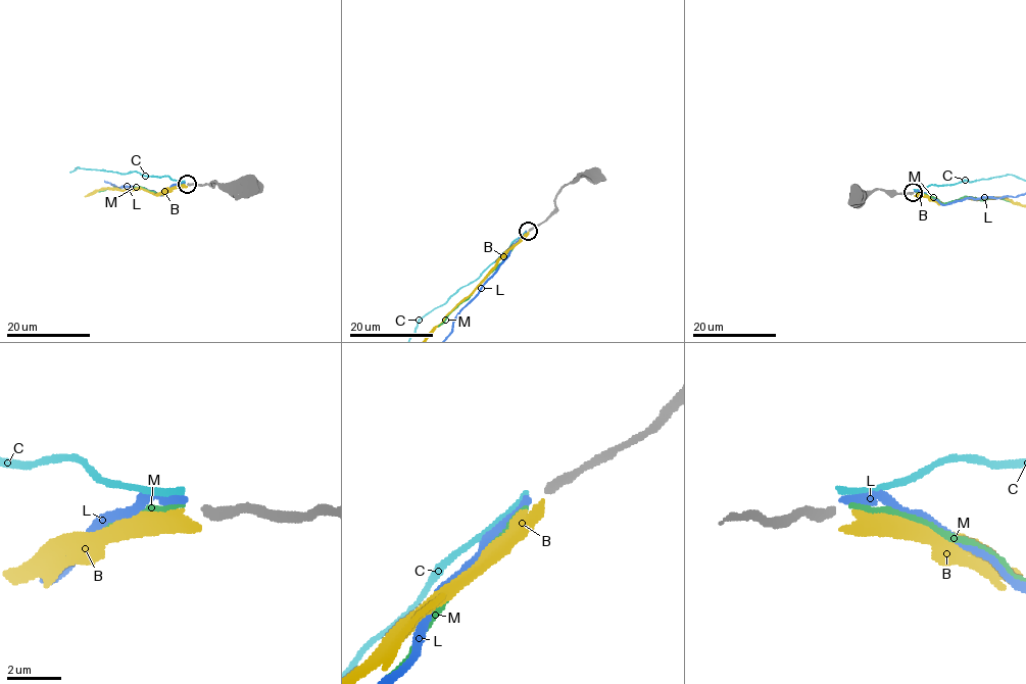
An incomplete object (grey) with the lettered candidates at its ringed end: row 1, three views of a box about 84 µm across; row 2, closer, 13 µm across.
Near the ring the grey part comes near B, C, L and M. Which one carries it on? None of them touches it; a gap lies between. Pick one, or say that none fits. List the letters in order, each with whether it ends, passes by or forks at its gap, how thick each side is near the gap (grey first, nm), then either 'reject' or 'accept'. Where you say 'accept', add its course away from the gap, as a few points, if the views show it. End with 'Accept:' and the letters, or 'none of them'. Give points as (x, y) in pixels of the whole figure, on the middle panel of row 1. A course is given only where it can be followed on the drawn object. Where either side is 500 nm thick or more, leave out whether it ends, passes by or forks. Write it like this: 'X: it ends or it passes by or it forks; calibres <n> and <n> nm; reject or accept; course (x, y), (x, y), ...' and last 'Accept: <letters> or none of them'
B: it ends; calibres 340 and 340 nm; reject
C: it ends; calibres 340 and 280 nm; reject
L: it ends; calibres 340 and 280 nm; accept
M: it ends; calibres 340 and 220 nm; reject
Accept: L

